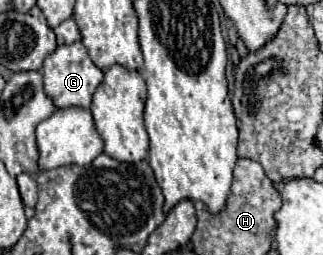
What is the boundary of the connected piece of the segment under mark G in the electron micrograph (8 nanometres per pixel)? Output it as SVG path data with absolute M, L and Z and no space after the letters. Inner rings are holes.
M75 41L73 45L61 45L57 47L43 63L43 83L45 83L45 95L53 101L57 109L69 109L69 107L89 107L93 93L97 85L103 81L103 71L93 65L93 61L87 55L87 49L81 41Z

